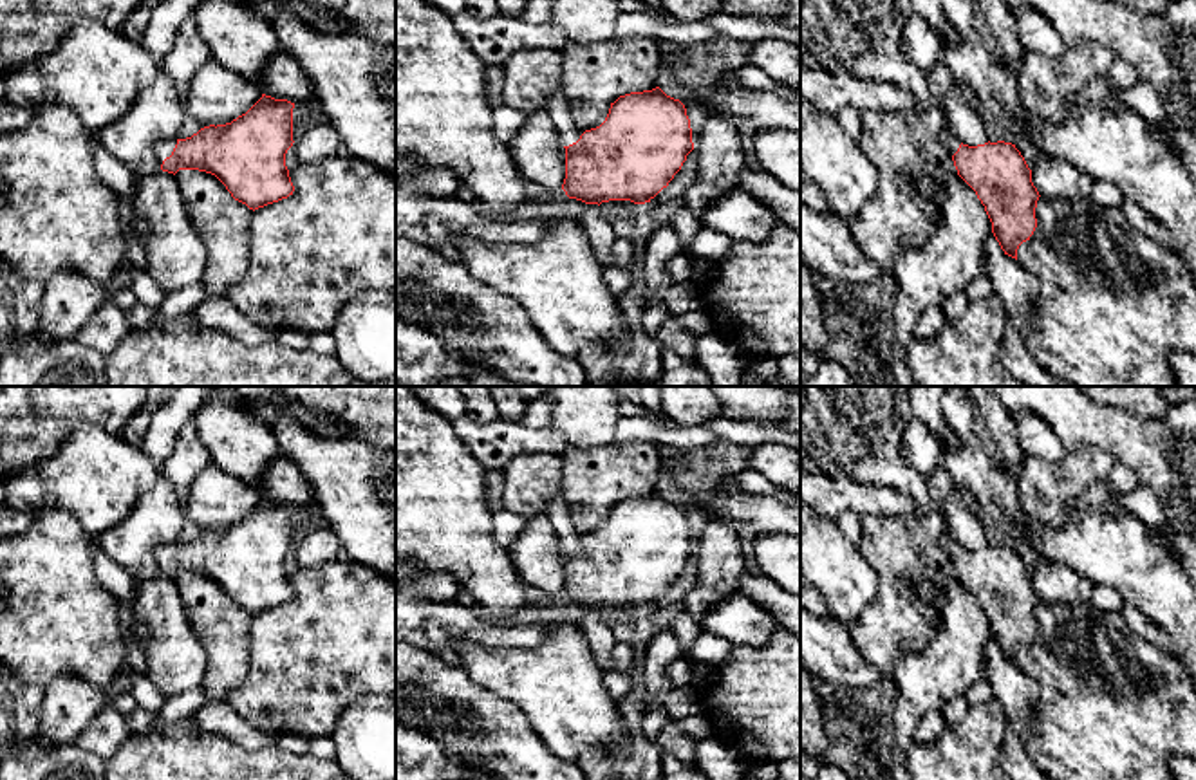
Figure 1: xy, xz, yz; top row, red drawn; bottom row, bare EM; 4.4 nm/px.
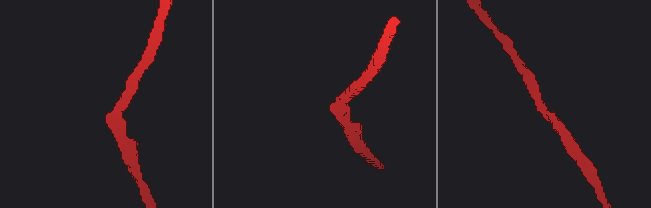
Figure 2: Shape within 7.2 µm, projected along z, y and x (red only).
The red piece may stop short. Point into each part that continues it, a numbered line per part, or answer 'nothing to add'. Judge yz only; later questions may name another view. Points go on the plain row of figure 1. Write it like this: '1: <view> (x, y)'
1: yz (945, 542)

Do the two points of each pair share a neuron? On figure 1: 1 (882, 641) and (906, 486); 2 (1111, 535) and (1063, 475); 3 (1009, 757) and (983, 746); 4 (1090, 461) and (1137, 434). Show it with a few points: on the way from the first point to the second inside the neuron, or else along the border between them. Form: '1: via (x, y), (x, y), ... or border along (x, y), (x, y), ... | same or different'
1: via (891, 602), (896, 555), (927, 524) | same
2: border along (1106, 479), (1095, 481), (1061, 524), (1046, 522) | different
3: border along (1005, 712), (1007, 724), (999, 761) | different
4: border along (1066, 450), (1097, 445), (1117, 461) | different

